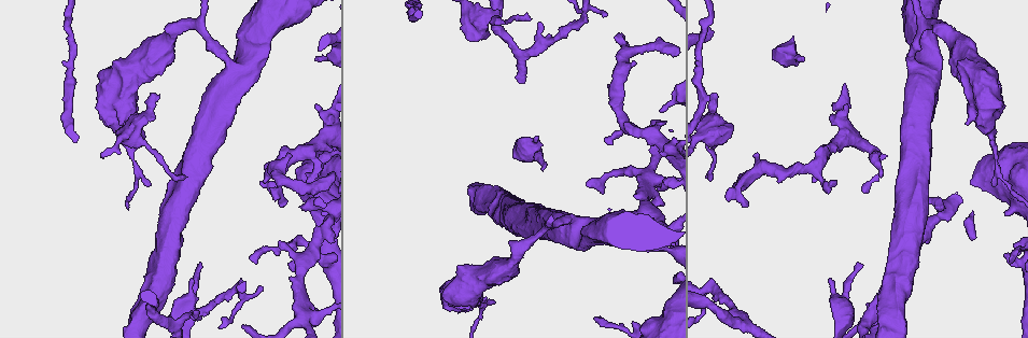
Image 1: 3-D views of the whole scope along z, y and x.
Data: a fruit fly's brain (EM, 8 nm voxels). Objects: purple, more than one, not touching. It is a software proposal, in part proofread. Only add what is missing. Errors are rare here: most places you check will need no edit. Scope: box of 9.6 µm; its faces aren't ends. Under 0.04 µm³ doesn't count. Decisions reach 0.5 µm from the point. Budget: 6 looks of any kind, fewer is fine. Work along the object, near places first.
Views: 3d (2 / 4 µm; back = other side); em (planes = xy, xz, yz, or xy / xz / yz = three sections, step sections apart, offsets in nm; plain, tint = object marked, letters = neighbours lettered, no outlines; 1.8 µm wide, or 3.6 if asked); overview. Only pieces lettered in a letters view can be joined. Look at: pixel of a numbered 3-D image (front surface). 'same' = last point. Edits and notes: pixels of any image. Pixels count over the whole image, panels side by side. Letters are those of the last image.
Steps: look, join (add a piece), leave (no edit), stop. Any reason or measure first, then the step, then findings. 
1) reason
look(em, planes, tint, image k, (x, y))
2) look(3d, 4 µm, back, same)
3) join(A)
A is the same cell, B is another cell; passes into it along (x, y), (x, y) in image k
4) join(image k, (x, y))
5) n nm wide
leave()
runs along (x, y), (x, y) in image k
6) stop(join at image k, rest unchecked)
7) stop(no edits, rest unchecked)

look(em, planes, letters, image 1, (279, 243))

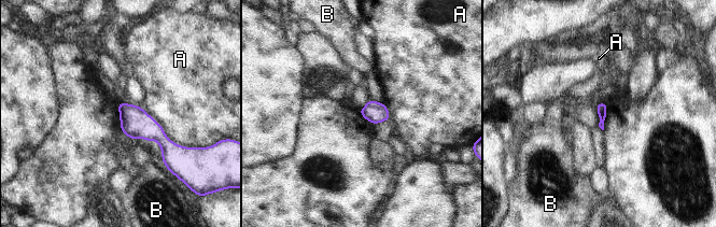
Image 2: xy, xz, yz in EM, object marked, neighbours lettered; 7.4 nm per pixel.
leave()
A and B are other cells; border along (141, 107), (172, 141), (187, 147) in image 2; none of them fits

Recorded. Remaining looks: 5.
branch stops here
look(3d, 4 µm, image 1, (542, 24))

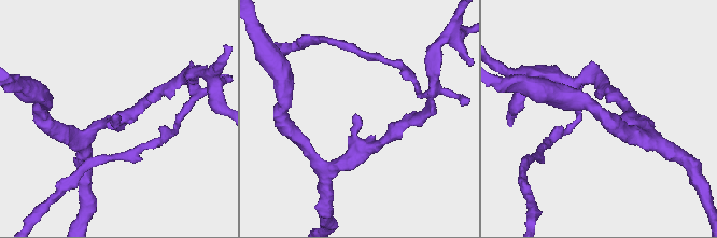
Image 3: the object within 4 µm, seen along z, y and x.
shape alone is not enough
look(em, planes, letters, image 3, (115, 115))

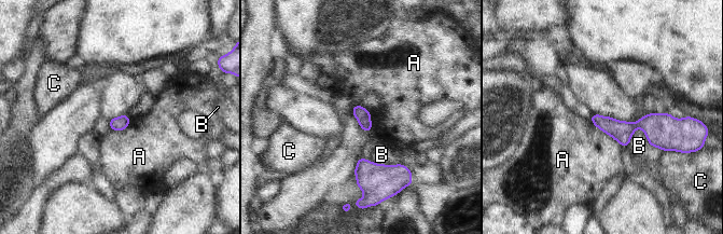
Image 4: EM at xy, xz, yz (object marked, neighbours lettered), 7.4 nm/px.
leave()
A, B and C are other cells; runs along (594, 118), (610, 126), (667, 123) in image 4; none of them fits

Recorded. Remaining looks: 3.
an open end
look(em, xy, step 16, letters, image 1, (537, 136))

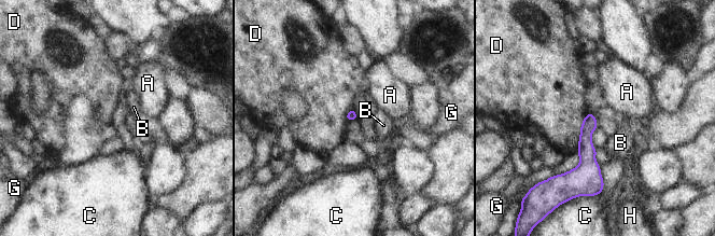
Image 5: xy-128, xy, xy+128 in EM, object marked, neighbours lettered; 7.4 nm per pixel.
leave()
A, B, C, D, G and H are other cells; border along (588, 112), (580, 127), (576, 152) in image 5; none of them fits

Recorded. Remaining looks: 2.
stop(no edits, rest unchecked)

